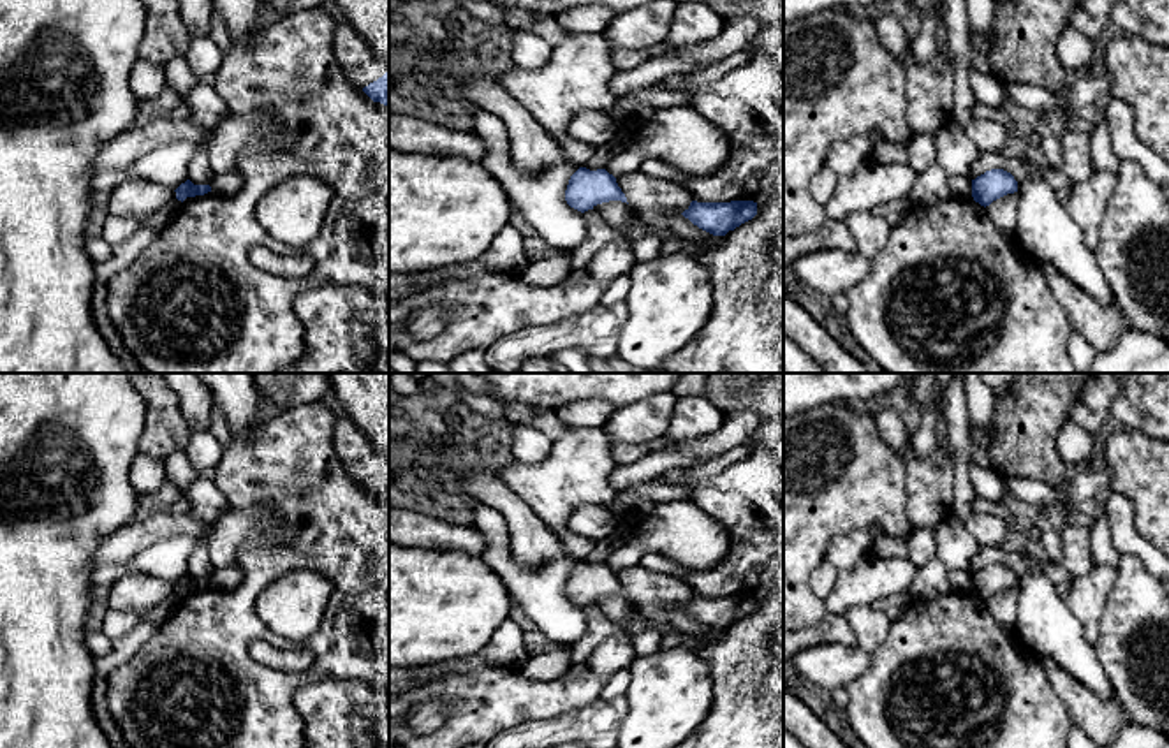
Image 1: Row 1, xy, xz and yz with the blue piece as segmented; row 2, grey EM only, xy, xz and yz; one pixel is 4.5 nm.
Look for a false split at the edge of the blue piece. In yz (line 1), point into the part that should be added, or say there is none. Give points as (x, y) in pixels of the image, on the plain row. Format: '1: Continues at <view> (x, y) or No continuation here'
1: No continuation here

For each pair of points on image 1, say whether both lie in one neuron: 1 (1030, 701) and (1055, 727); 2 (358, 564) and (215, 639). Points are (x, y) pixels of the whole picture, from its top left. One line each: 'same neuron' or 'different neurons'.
1: same neuron
2: same neuron

